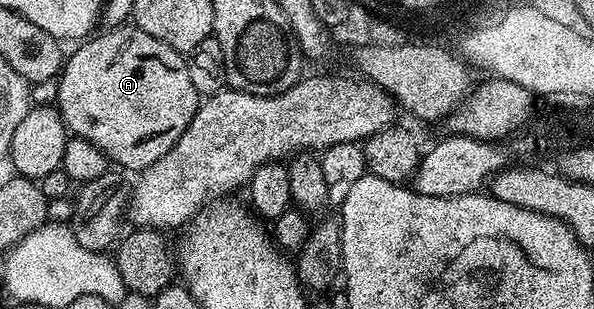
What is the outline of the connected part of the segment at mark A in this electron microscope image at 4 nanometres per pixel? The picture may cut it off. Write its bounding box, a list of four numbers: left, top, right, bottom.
[55,24,202,172]

